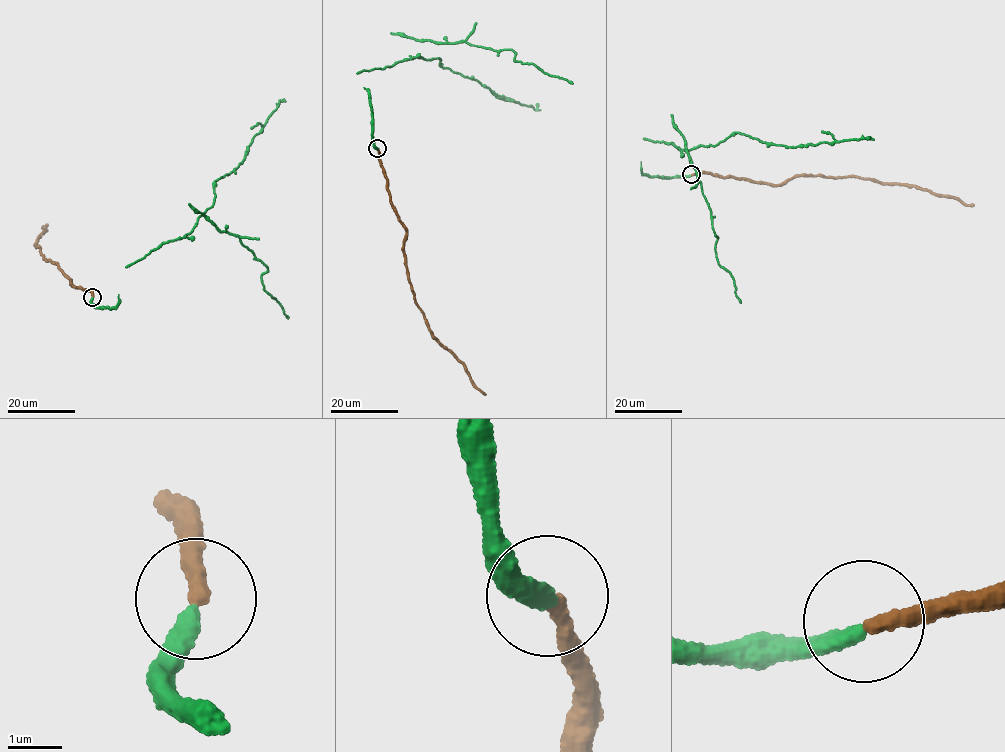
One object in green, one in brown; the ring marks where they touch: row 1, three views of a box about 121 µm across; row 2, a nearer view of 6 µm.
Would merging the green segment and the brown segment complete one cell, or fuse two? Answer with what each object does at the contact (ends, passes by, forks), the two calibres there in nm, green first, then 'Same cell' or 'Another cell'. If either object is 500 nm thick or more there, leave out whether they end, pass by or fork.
At the ring green ends. At the ring brown ends. Thickness 320 nm (green) against 300 nm. Same cell

